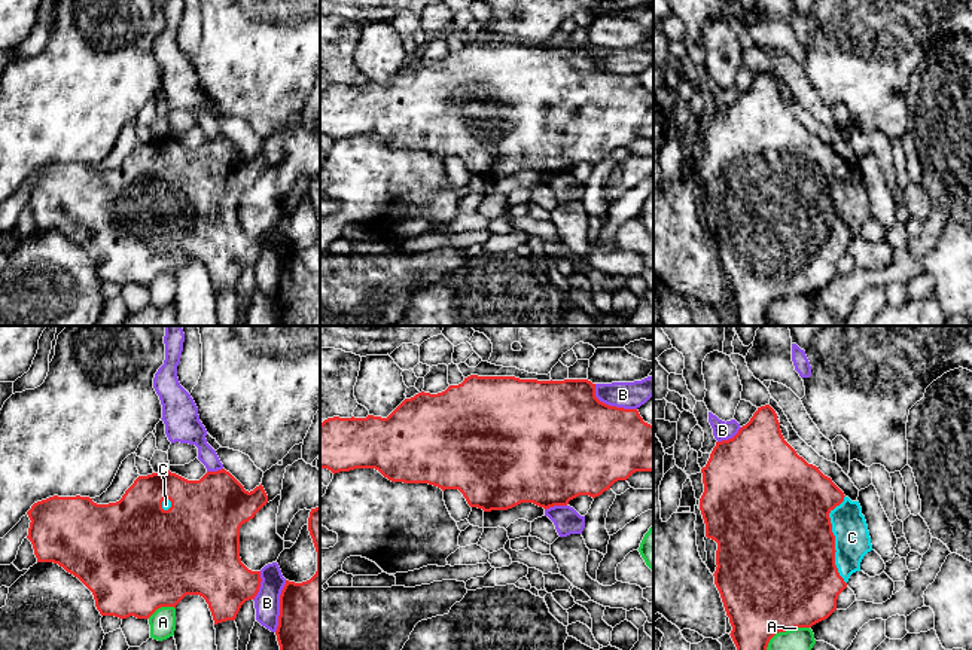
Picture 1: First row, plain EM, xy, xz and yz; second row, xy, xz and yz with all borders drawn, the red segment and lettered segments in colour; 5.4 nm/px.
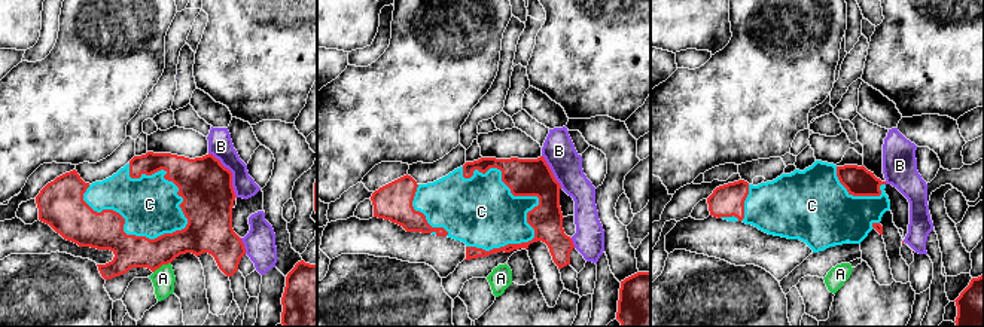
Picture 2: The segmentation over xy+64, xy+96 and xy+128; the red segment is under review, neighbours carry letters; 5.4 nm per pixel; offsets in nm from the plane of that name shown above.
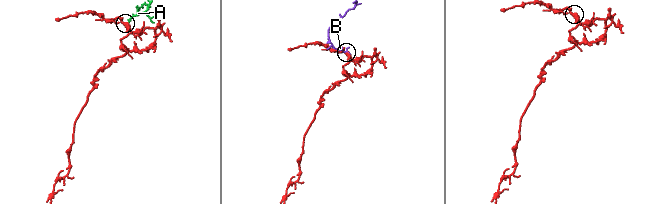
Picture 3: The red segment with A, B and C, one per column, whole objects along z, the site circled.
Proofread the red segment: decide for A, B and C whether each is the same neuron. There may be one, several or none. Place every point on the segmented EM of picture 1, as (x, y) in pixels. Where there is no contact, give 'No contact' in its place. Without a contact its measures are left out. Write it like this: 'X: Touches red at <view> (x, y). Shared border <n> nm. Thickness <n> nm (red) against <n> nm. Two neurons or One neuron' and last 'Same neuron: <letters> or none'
A: Touches red at yz (785, 631). Shared border 260 nm. Thickness 500 nm (red) against 130 nm. Two neurons
B: Touches red at xz (611, 406). Shared border 280 nm. Thickness 500 nm (red) against 140 nm. Two neurons
C: Touches red at yz (834, 540). Shared border 480 nm. Thickness 500 nm (red) against 190 nm. One neuron
Same neuron: C

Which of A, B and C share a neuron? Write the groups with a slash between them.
A / B / C

